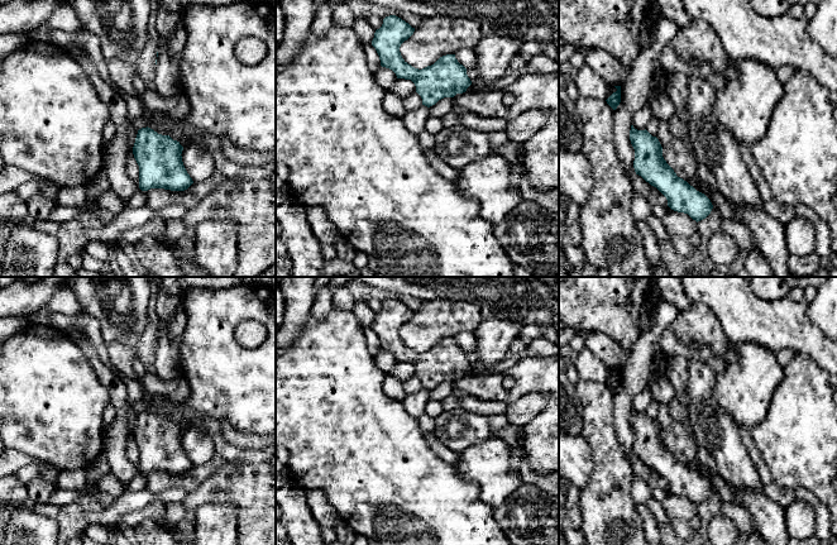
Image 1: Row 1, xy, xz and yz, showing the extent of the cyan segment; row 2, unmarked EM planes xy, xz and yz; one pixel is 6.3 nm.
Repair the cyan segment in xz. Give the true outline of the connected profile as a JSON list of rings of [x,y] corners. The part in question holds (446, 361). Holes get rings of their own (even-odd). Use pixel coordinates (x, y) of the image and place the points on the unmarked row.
[[[396,298],[383,302],[382,310],[376,314],[372,324],[381,349],[392,353],[397,362],[411,363],[422,382],[422,388],[427,391],[444,381],[465,376],[472,364],[467,358],[467,352],[458,345],[455,338],[443,339],[422,353],[412,350],[402,341],[400,330],[413,315],[415,311]]]

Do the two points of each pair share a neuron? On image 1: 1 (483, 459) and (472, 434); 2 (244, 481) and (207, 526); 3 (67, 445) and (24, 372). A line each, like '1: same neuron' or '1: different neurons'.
1: different neurons
2: different neurons
3: same neuron

